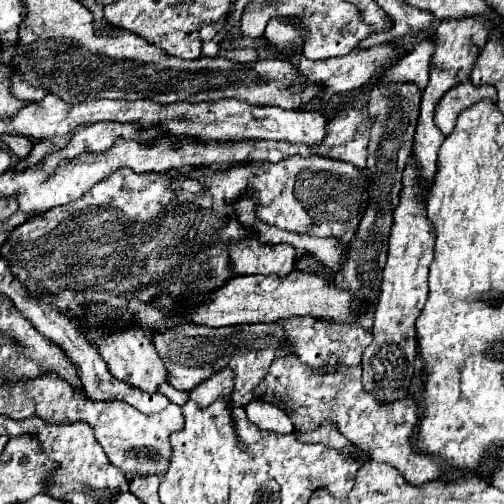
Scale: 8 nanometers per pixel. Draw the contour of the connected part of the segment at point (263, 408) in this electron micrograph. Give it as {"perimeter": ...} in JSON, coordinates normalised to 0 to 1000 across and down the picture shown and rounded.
{"perimeter":[[[518,792],[498,796],[494,804],[482,808],[494,835],[510,839],[518,851],[538,851],[550,859],[581,859],[581,839],[573,835],[573,827],[565,819],[558,819],[558,812],[550,812],[546,804],[534,804]]]}

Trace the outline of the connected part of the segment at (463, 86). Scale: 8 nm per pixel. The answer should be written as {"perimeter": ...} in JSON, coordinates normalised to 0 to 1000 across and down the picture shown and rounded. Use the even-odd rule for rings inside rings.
{"perimeter":[[[915,161],[907,169],[899,169],[867,204],[863,212],[863,244],[875,256],[879,268],[891,268],[903,252],[903,236],[907,228],[935,212],[938,204],[954,200],[954,196],[986,196],[986,181],[978,177],[978,169],[954,169],[942,173],[935,161]]]}

